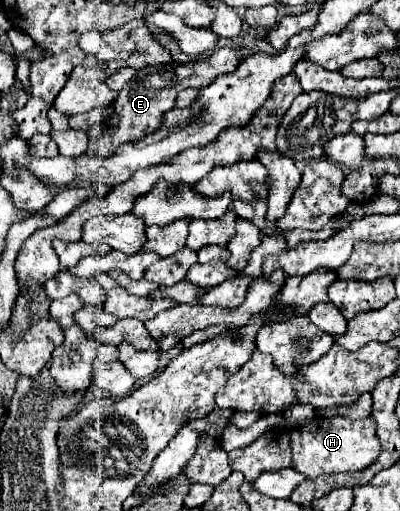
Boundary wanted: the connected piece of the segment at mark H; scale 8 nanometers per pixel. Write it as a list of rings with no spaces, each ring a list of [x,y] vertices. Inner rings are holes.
[[[316,416],[312,422],[306,422],[290,430],[292,438],[292,466],[308,478],[332,472],[356,472],[364,470],[376,462],[380,454],[380,440],[376,434],[376,420],[372,416],[362,420],[350,418],[324,418]]]

